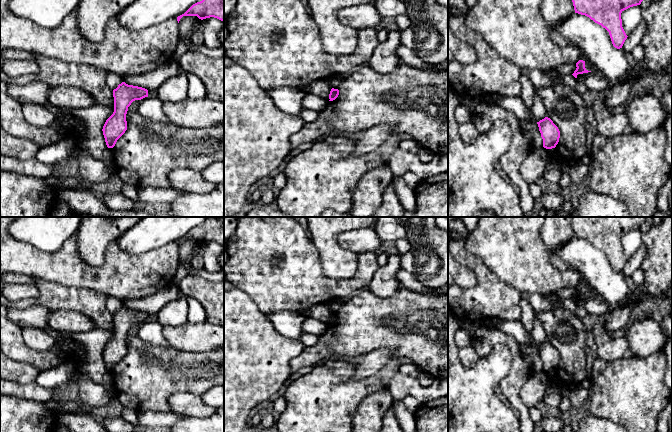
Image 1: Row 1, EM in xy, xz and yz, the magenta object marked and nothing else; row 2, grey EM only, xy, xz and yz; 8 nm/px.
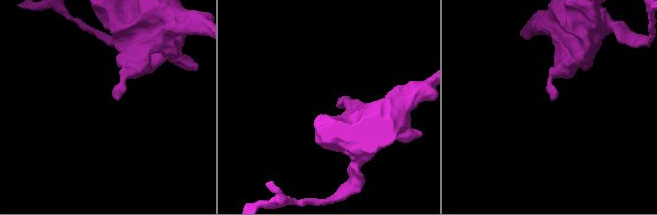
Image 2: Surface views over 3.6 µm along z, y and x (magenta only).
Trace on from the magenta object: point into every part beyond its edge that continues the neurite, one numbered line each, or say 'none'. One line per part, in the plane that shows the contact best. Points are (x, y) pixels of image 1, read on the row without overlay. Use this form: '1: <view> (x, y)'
none

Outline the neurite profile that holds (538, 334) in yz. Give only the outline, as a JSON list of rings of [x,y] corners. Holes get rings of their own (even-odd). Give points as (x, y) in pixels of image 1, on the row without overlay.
[[[537,312],[535,313],[534,327],[531,331],[531,337],[534,340],[536,346],[539,346],[540,344],[547,341],[545,329],[537,315]]]

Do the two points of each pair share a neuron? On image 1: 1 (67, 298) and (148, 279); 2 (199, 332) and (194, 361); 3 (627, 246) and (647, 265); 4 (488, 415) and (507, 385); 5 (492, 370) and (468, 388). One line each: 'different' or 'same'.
1: different
2: different
3: different
4: different
5: same

